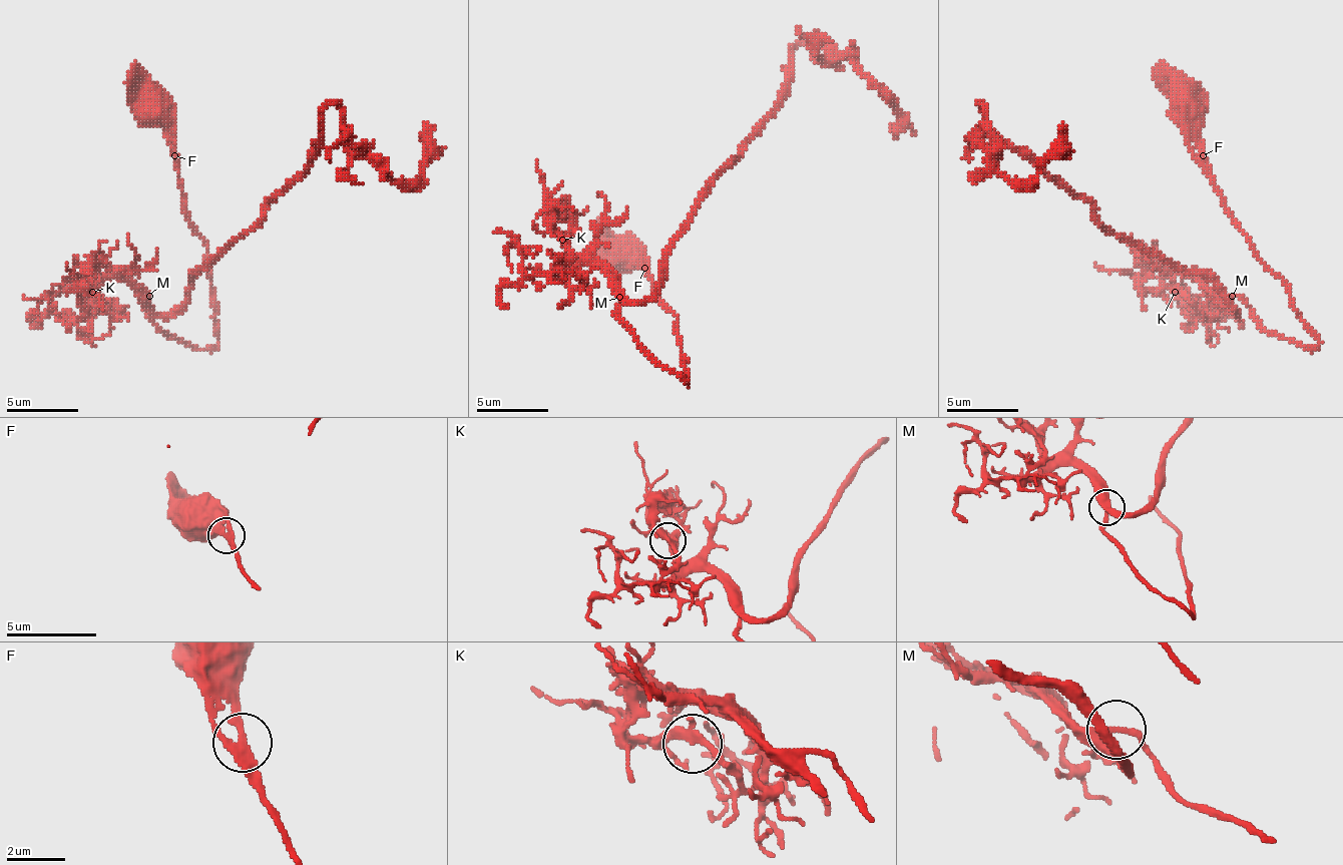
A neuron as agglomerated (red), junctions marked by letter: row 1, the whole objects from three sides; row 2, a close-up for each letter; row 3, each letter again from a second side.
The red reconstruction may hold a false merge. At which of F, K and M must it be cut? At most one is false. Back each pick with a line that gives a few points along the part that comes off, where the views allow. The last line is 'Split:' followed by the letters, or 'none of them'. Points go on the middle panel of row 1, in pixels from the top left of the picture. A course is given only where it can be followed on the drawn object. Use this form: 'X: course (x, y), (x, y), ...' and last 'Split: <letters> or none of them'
Split: none of them

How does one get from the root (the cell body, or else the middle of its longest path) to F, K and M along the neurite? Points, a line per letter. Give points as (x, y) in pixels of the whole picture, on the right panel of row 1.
F: (1214, 288), (1236, 314), (1229, 303), (1236, 296), (1268, 332), (1304, 350), (1319, 342), (1225, 205), (1204, 154)
K: (1214, 288), (1236, 314), (1196, 278), (1182, 278), (1178, 274), (1175, 278), (1175, 292)
M: (1214, 288), (1236, 314), (1229, 303), (1232, 296)

